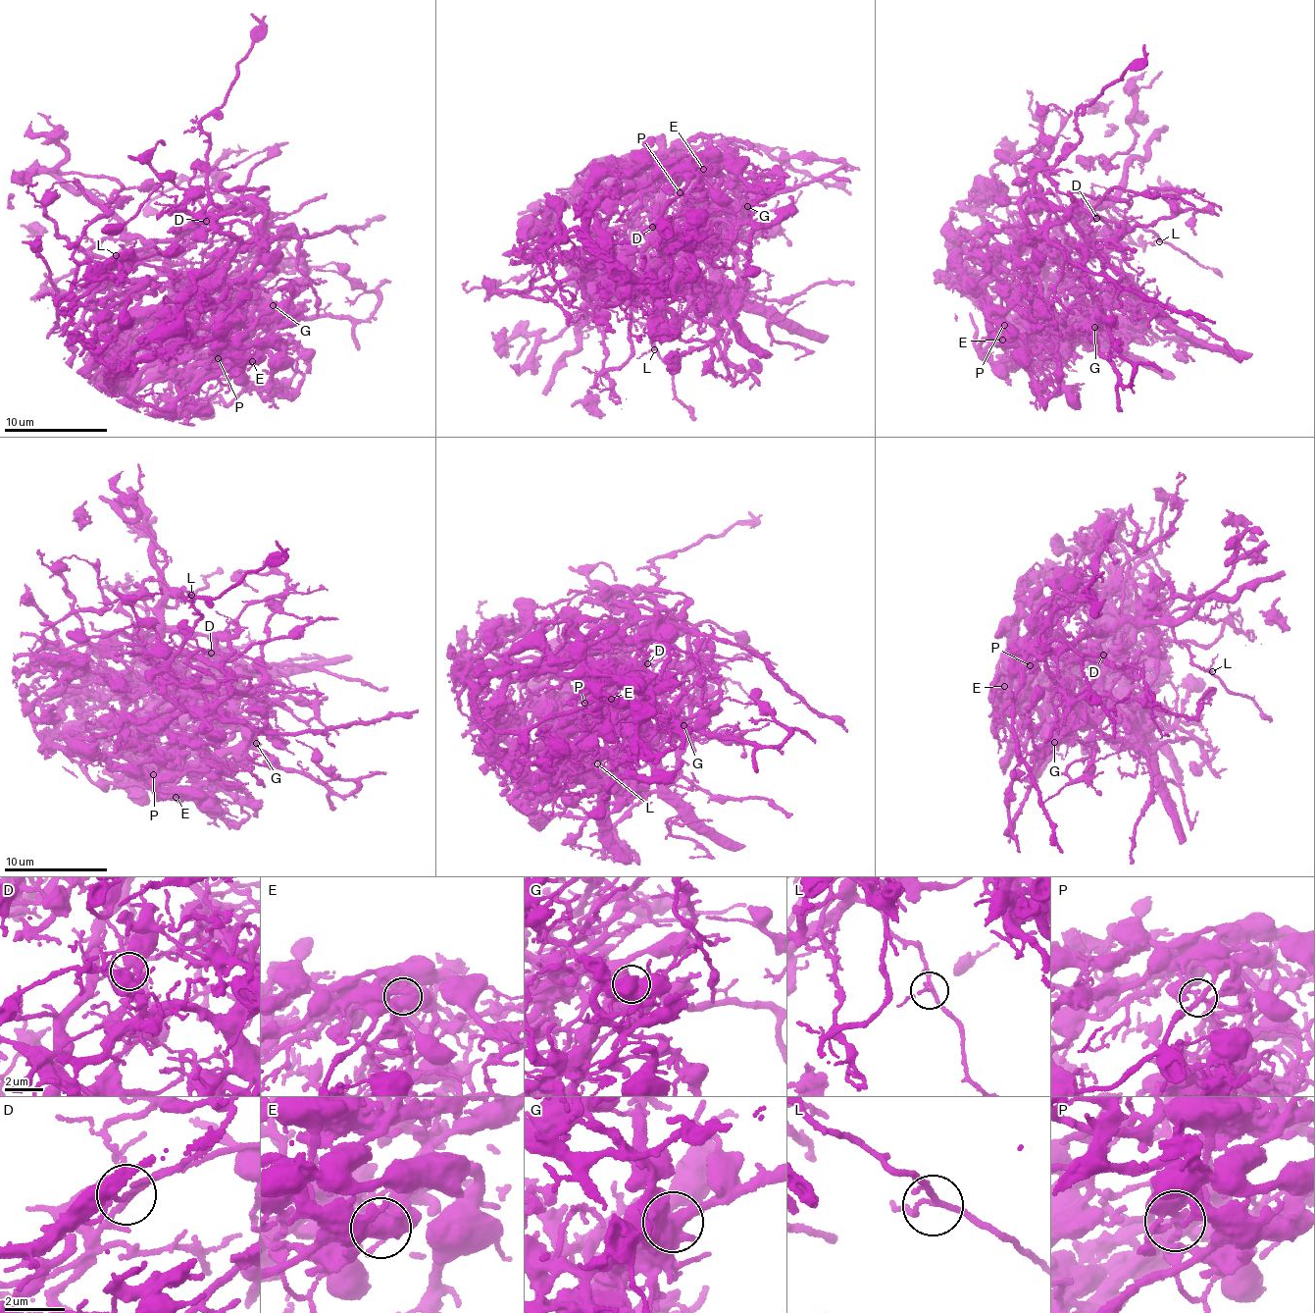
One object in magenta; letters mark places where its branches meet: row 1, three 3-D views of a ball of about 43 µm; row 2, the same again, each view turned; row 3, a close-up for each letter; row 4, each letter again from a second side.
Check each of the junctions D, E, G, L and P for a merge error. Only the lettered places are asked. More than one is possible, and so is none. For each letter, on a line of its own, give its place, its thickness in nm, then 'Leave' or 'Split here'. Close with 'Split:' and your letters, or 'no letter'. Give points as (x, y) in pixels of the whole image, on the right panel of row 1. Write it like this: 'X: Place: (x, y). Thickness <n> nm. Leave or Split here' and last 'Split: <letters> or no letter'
D: Place: (1096, 218). Thickness 140 nm. Split here
E: Place: (1002, 340). Thickness 550 nm. Split here
G: Place: (1094, 327). Thickness 480 nm. Leave
L: Place: (1159, 241). Thickness 150 nm. Leave
P: Place: (1004, 325). Thickness 190 nm. Split here
Split: D, E, P

